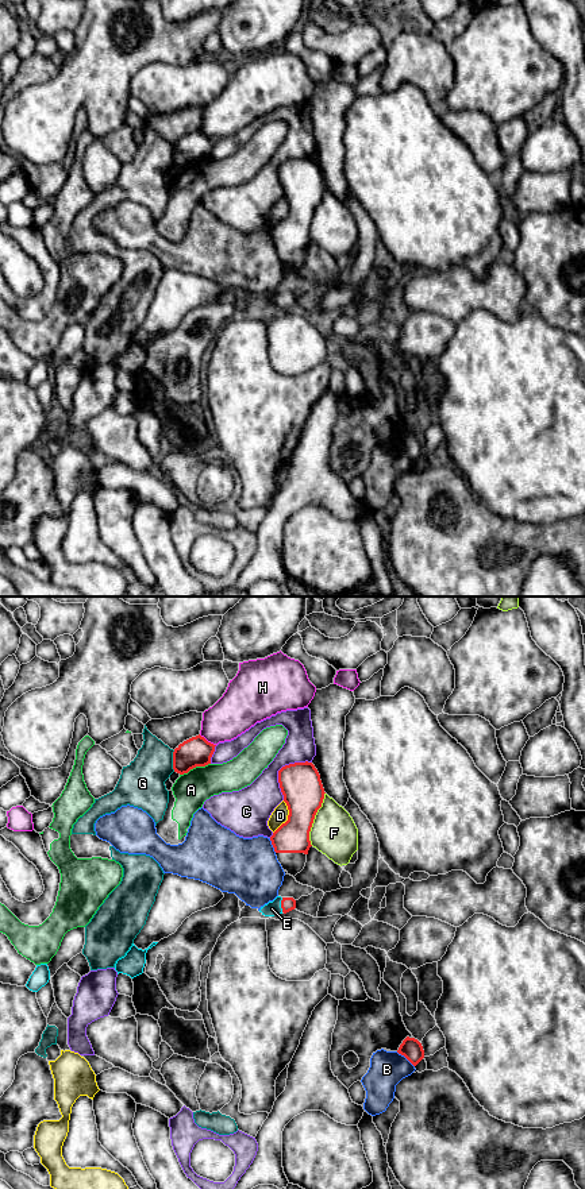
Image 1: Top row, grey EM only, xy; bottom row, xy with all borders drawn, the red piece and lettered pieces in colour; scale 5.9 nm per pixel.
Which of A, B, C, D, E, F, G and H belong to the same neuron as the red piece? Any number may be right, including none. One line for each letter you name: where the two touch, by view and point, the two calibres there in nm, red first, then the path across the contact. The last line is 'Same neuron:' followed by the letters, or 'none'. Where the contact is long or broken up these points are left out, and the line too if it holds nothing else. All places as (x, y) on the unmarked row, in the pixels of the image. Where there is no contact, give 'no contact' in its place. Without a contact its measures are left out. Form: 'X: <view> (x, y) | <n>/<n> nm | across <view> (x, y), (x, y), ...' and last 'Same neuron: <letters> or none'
E: xy (281, 300) | 80/90 nm | across xy (287, 298), (281, 300), (272, 304)
Same neuron: E

